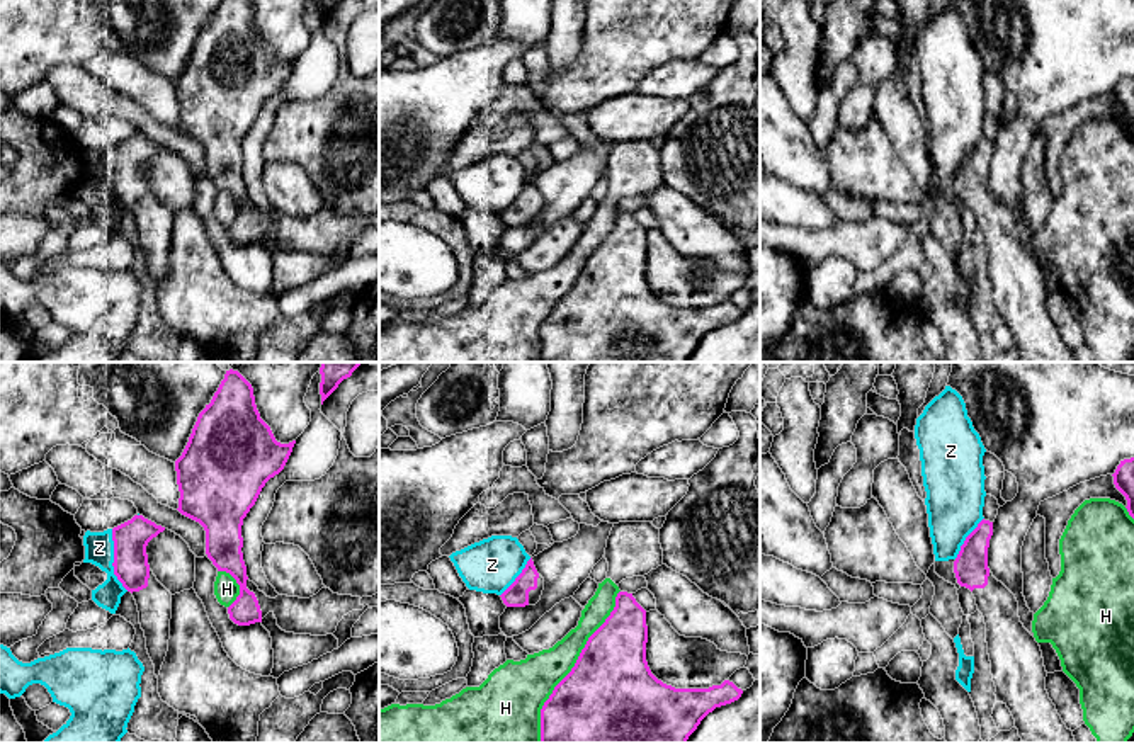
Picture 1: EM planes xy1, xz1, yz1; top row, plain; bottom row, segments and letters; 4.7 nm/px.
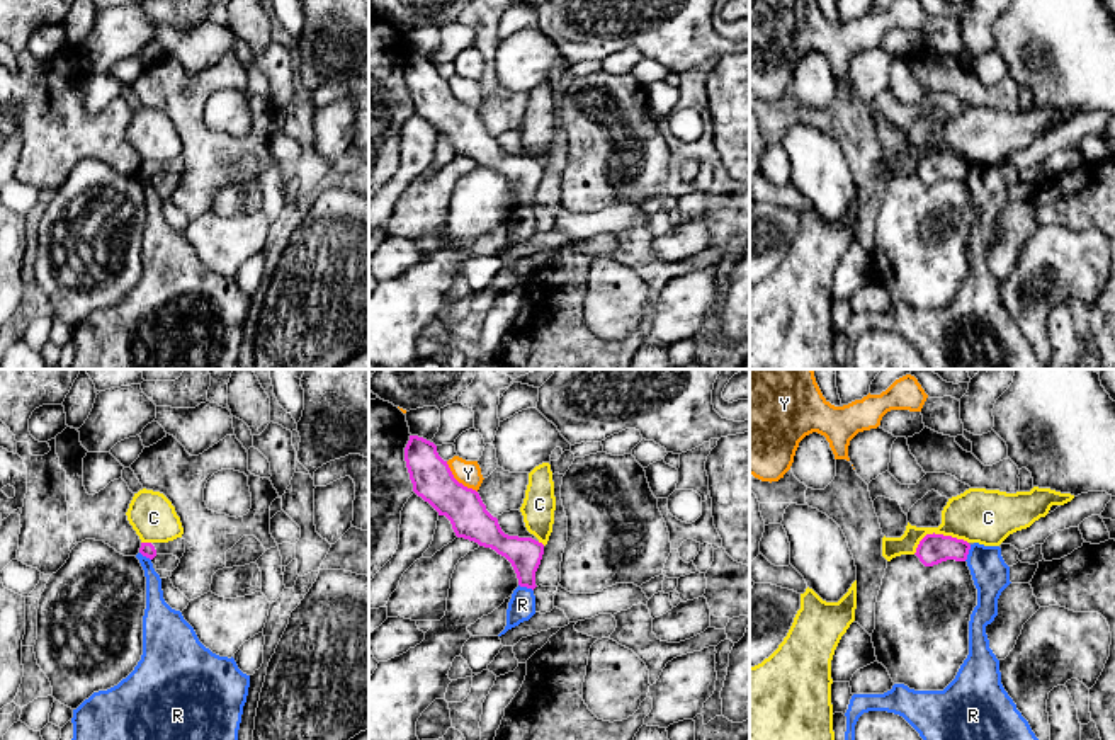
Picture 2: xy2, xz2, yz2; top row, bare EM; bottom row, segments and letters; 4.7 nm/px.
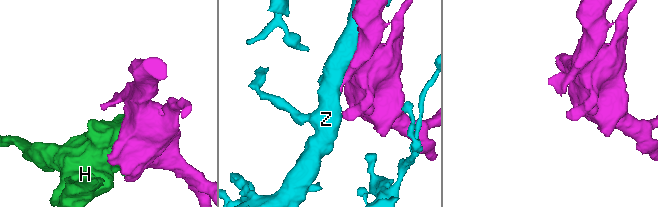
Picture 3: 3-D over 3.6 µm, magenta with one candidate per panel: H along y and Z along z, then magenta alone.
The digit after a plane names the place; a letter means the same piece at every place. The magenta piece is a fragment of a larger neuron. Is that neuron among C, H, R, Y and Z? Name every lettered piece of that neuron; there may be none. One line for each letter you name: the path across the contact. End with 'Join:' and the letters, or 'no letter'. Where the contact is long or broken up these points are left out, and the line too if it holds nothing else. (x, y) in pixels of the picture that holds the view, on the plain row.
Join: no letter

